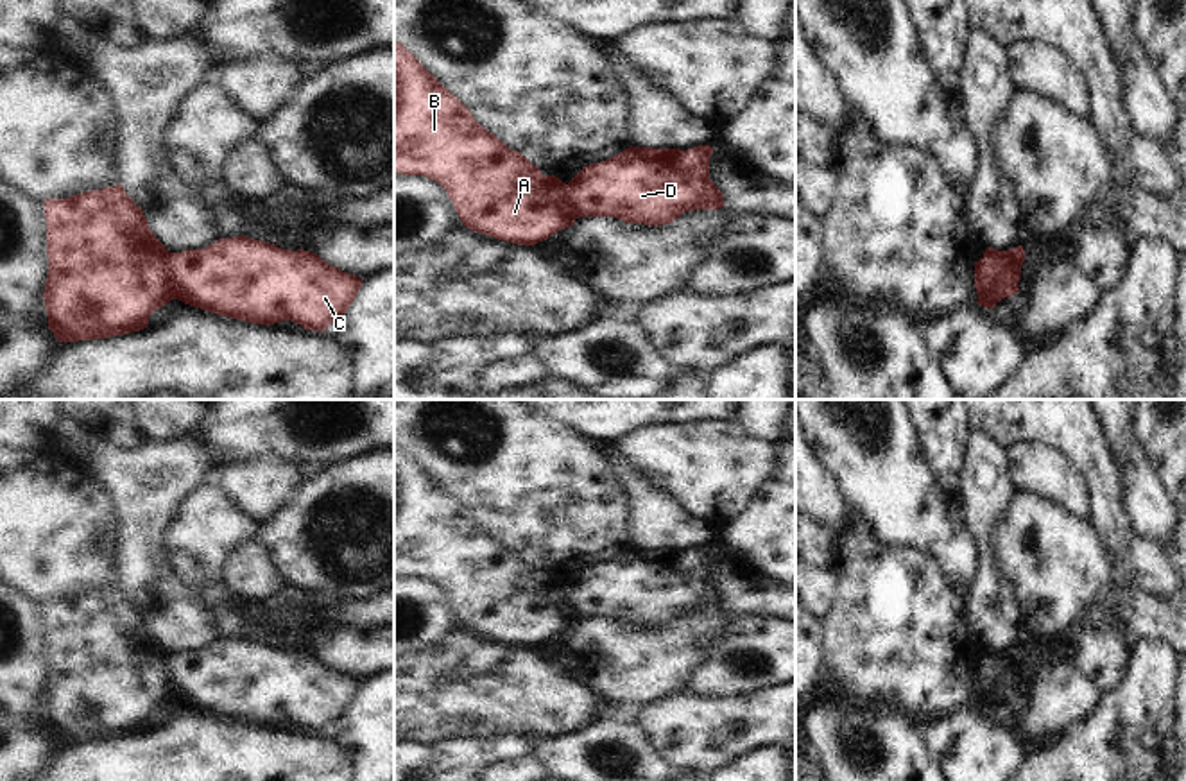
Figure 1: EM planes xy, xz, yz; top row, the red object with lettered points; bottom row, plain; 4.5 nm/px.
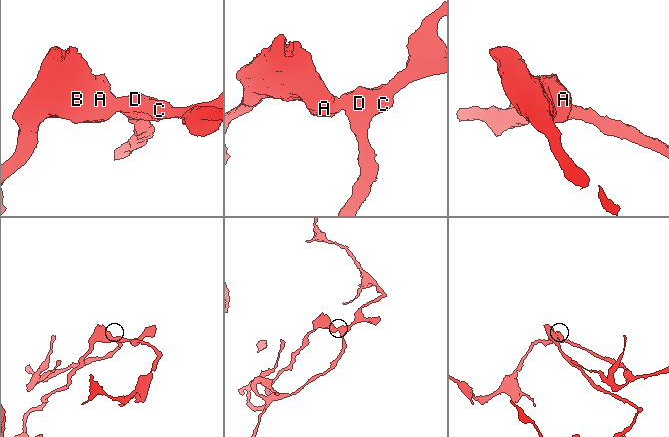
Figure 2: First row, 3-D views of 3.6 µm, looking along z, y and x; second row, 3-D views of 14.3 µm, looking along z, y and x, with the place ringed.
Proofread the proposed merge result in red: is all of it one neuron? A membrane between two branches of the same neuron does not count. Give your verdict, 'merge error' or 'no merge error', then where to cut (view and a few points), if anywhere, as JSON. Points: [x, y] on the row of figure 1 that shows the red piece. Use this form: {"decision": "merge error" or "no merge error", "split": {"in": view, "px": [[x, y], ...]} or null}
{"decision": "merge error", "split": {"in": "yz", "px": [[1000, 257], [989, 264], [977, 292]]}}

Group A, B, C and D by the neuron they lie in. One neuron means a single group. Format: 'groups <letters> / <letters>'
groups A B / C D

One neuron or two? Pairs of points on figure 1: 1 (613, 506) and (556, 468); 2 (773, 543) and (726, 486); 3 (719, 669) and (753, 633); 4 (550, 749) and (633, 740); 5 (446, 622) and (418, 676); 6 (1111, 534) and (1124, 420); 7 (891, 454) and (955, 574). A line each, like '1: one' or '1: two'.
1: one
2: two
3: one
4: one
5: two
6: two
7: one

